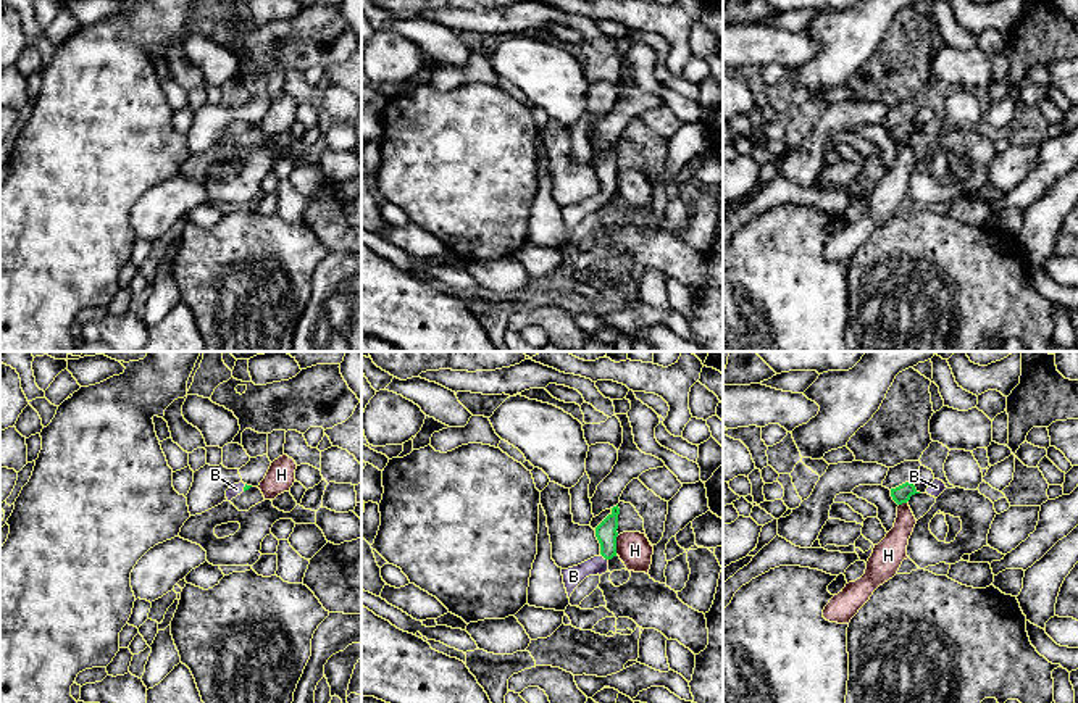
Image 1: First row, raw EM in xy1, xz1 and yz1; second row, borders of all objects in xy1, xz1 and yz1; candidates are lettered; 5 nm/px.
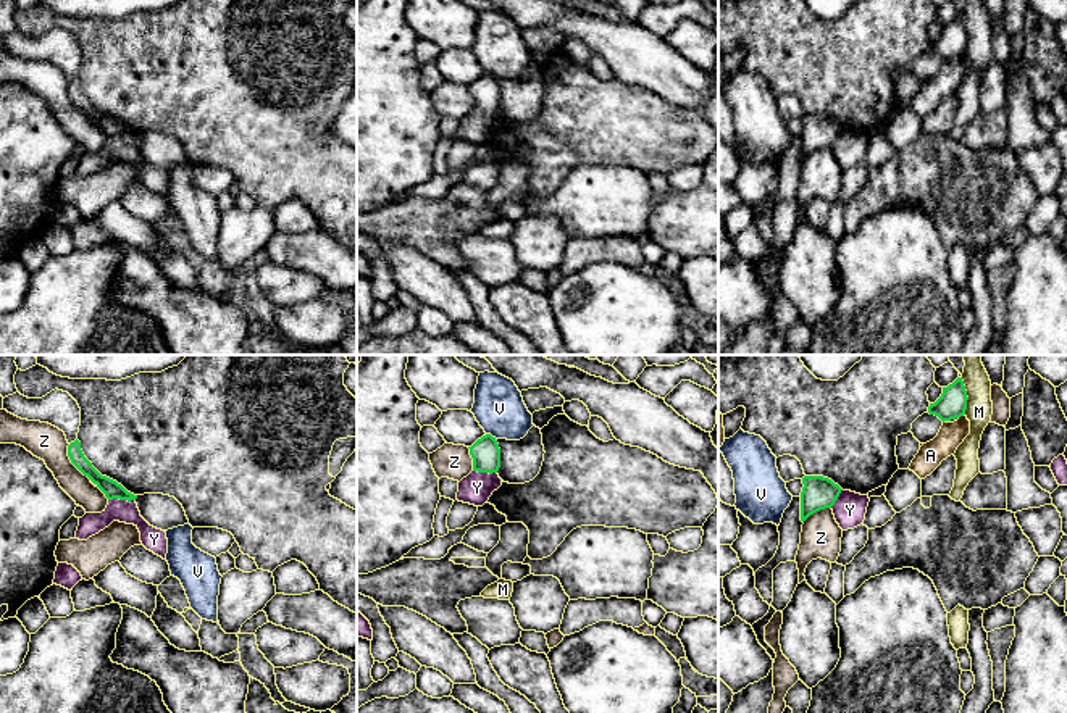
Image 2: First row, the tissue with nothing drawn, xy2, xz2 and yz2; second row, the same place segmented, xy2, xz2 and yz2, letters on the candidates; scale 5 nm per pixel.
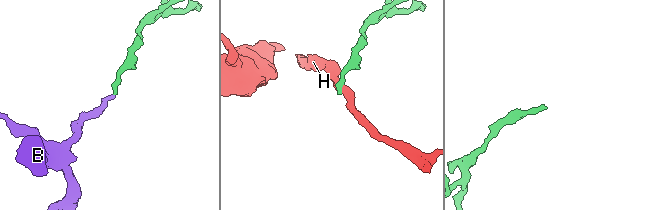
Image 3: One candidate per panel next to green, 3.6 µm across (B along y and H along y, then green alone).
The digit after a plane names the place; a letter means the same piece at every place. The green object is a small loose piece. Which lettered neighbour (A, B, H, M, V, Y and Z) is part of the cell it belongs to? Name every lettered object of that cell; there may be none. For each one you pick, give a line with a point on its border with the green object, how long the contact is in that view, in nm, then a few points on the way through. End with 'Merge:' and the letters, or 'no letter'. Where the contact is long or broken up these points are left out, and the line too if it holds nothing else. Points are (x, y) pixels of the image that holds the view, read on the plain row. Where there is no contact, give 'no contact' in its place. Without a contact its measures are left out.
B: contact xz1 (604, 195); length 50 nm; way xz1 (605, 171), (604, 195), (594, 205), (573, 215)
Merge: B

